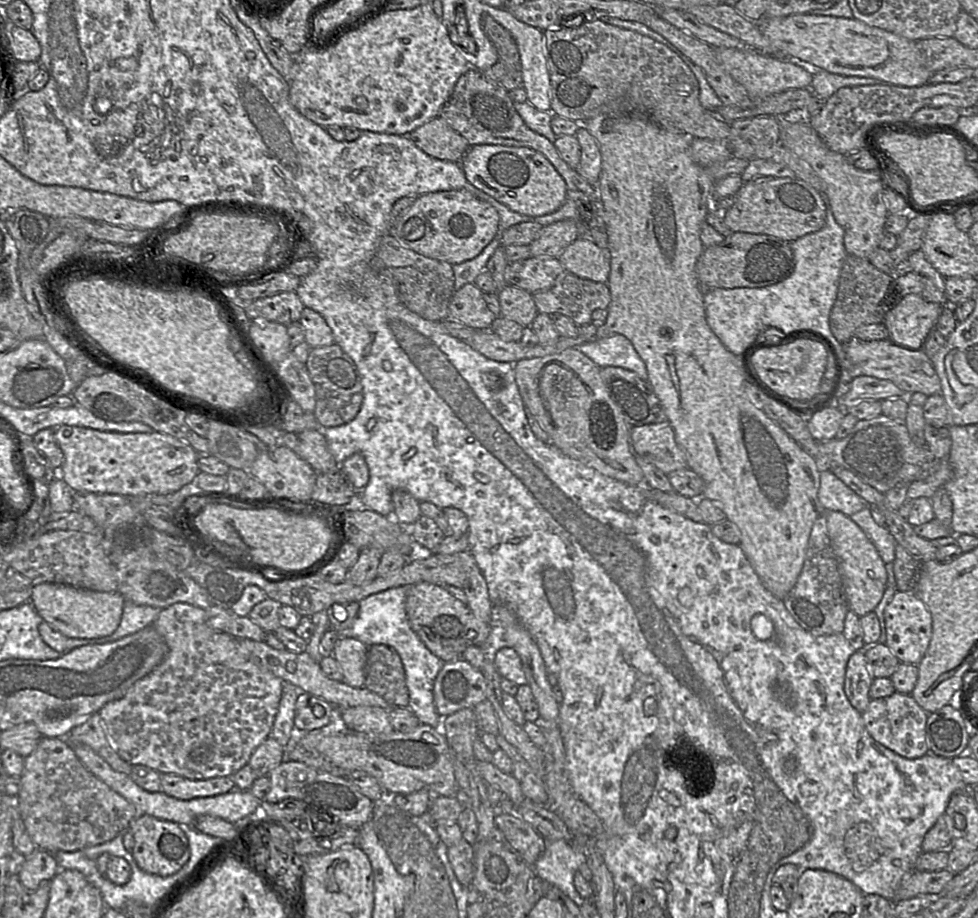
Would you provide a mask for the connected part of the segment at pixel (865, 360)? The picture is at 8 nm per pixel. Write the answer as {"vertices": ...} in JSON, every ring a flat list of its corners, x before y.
{"vertices":[[853,336,843,344,845,357,855,373,893,382,903,392,920,392,927,397,942,394,941,381,931,359,923,349,912,350,893,343,890,339,864,341]]}

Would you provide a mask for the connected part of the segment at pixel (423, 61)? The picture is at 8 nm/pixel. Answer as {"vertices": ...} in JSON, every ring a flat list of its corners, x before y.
{"vertices":[[432,3,419,5,412,9,387,10,379,17,369,21,357,30,345,34,337,44,322,51,302,50,298,55,293,55,297,59,297,74,290,82,289,98,291,104,308,120,326,128,339,126,341,128,352,127,361,131,371,131,377,133,406,135,429,120,439,116,439,112,444,103,451,96,454,86,459,77,470,68,467,60,452,43,448,35,447,28,443,24,442,18,438,18,432,8]]}

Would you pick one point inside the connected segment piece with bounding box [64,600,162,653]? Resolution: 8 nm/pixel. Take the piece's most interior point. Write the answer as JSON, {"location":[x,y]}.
{"location":[135,617]}

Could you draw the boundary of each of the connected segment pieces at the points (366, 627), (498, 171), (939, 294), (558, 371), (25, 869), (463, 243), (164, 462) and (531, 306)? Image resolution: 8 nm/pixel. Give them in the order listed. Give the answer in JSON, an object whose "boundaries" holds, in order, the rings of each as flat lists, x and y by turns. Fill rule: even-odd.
{"boundaries":[[[391,587,360,600,358,613,352,625,338,631,337,635,338,638,356,638,368,647,383,644,393,648,401,658,405,669,406,686,409,693,408,708,416,715,420,724,440,728,443,718,436,711,433,688,436,676,445,662,429,651,410,626,405,609,408,587]],[[470,146,460,165,468,182,520,214,532,217,550,214,567,199,567,185,562,176,542,153,528,147]],[[914,271,896,277,896,291,900,298,917,294,927,302,947,305,944,291,940,291,931,279]],[[575,348,544,357,522,359,514,365,514,375,526,412,535,417,549,436,549,443,562,453,601,474,629,485,645,484,630,444,630,426,610,398,601,379,600,367]],[[37,849,31,856,27,856,18,878,28,890,36,890,43,881,49,881,60,870,53,854]],[[448,190,419,195,390,234,423,256,453,265,475,258,499,231,499,214,490,203,466,190]],[[62,425,54,428,54,434,64,454,64,462,58,470,58,476,73,491,122,496,170,494,190,484,199,472,198,452,189,443,161,432,121,434]],[[506,285,497,292,500,302,500,316,530,327,538,314,533,295,521,288]]]}

